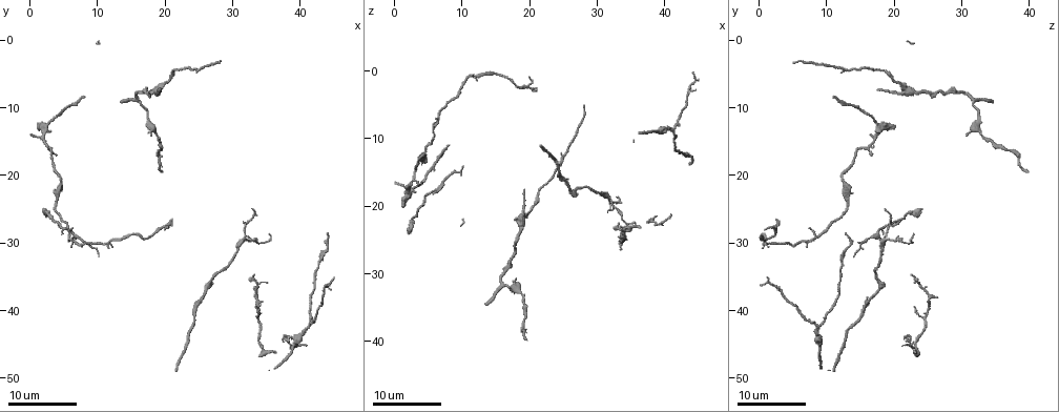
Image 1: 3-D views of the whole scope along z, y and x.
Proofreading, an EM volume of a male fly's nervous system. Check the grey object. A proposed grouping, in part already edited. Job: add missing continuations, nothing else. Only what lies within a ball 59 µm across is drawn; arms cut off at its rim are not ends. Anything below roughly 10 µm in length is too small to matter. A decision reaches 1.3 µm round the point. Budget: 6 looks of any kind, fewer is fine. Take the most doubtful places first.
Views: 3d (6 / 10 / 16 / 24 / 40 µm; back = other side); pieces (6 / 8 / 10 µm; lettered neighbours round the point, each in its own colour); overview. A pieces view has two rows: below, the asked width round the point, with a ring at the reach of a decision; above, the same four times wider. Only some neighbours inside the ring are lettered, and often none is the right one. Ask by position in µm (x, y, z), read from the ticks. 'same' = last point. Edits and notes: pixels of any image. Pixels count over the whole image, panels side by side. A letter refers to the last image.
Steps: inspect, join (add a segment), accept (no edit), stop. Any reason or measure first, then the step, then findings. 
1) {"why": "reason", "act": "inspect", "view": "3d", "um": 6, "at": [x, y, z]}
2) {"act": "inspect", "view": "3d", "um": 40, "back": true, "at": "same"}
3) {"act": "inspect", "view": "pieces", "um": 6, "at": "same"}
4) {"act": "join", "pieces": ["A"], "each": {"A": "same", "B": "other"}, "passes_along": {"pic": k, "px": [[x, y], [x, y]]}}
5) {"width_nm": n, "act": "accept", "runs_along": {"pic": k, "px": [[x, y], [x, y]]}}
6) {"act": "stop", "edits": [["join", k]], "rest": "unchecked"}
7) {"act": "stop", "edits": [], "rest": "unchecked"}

{"why": "branch stops here", "act": "inspect", "view": "3d", "um": 24, "at": [28.0, 3.5, 5.0]}

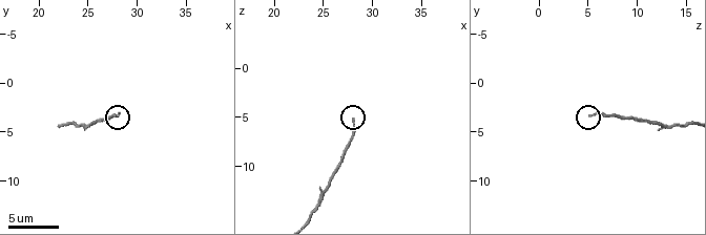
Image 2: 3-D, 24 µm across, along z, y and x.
{"act": "inspect", "view": "pieces", "um": 6, "at": [28.2, 3.4, 5.4]}

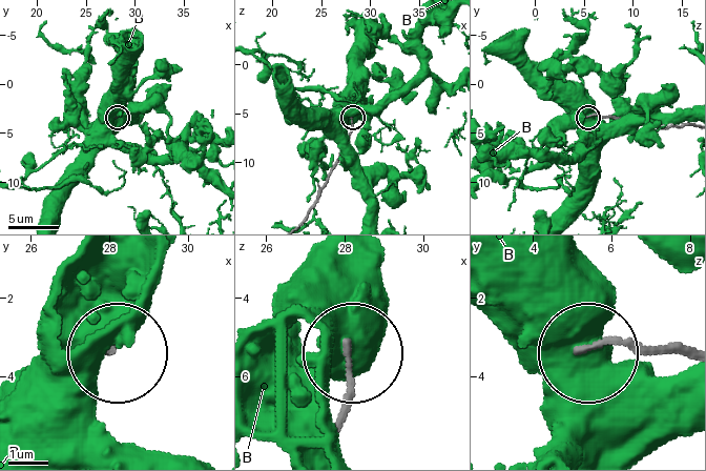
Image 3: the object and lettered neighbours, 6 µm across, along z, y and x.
{"act": "accept", "each": {"B": "other"}, "runs_along": {"pic": 3, "px": [[305, 217], [349, 134], [351, 117]]}, "found": "no lettered segment goes on from it"}

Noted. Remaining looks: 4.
{"why": "tapers out", "act": "inspect", "view": "3d", "um": 24, "at": [44.0, 36.5, 0.0]}

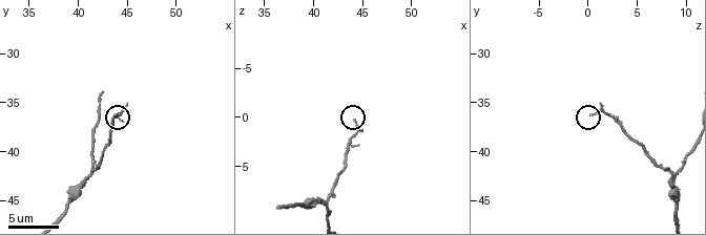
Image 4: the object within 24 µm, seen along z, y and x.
{"act": "inspect", "view": "pieces", "um": 10, "at": [44.0, 36.2, 0.2]}

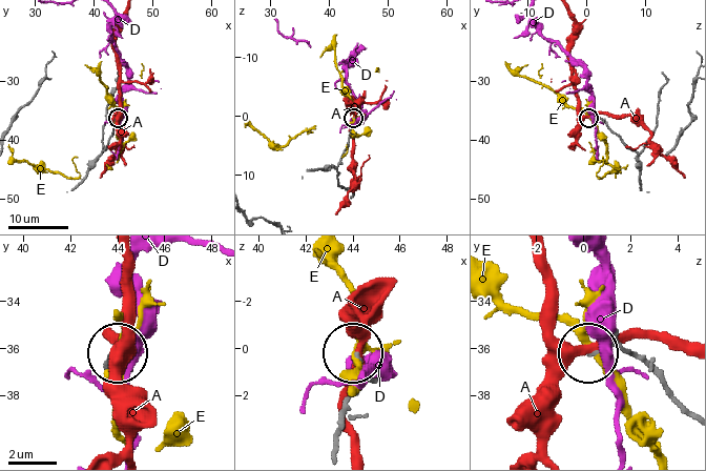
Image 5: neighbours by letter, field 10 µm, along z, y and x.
{"act": "accept", "each": {"A": "other", "D": "other", "E": "other"}, "runs_along": {"pic": 5, "px": [[688, 408], [635, 357], [610, 347], [588, 353]]}, "found": "no lettered segment goes on from it"}

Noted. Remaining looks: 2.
{"why": "free end", "act": "inspect", "view": "3d", "um": 24, "at": [44.0, 28.5, 13.0]}

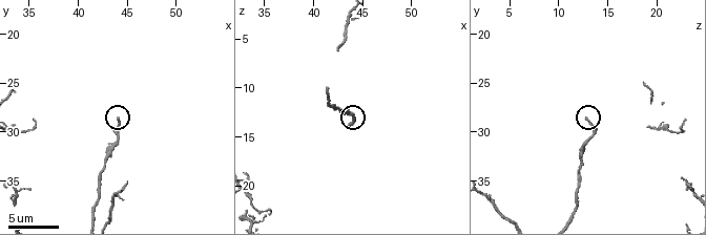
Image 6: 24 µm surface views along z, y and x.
{"why": "see the neighbours", "act": "inspect", "view": "pieces", "um": 6, "at": [44.2, 28.8, 12.8]}

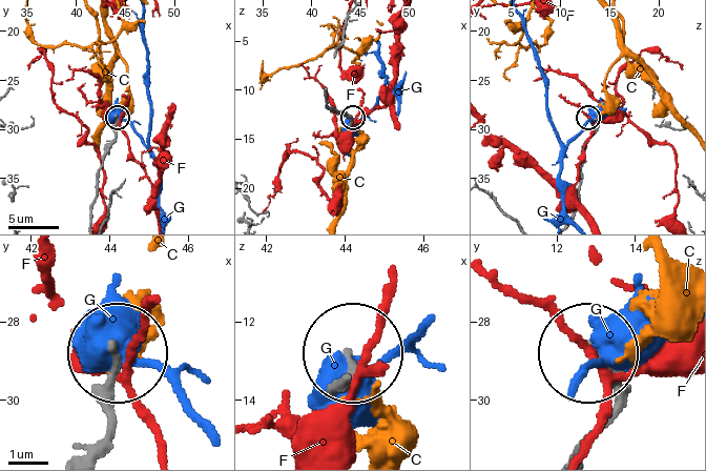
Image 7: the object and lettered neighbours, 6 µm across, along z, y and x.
{"width_nm": 140, "act": "accept", "each": {"C": "other", "F": "other", "G": "other"}, "found": "none of them fits"}

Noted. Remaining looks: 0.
{"act": "stop", "edits": [], "rest": "unchecked"}

